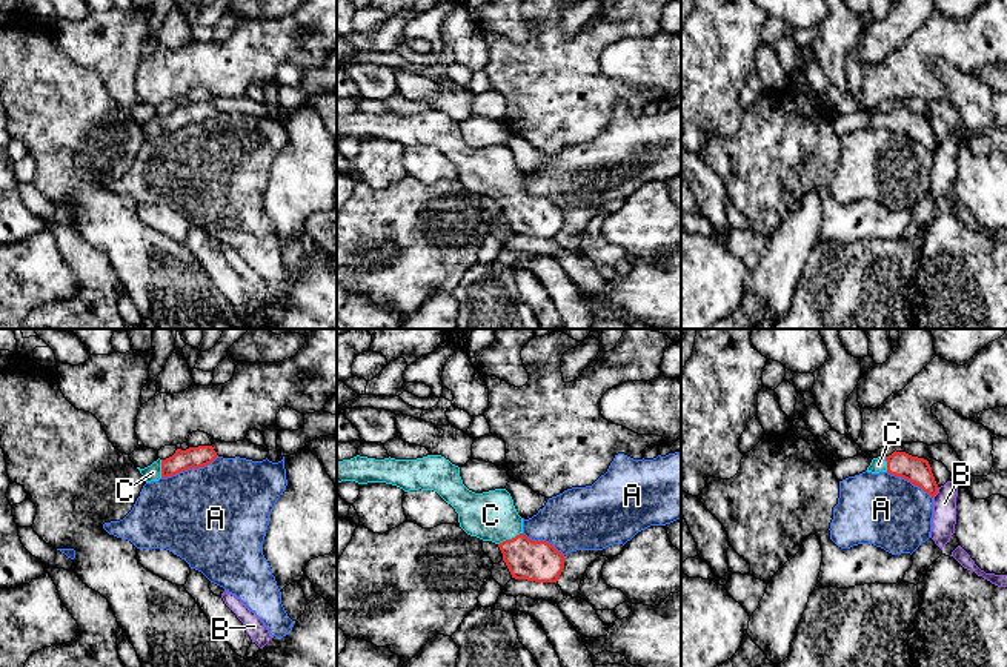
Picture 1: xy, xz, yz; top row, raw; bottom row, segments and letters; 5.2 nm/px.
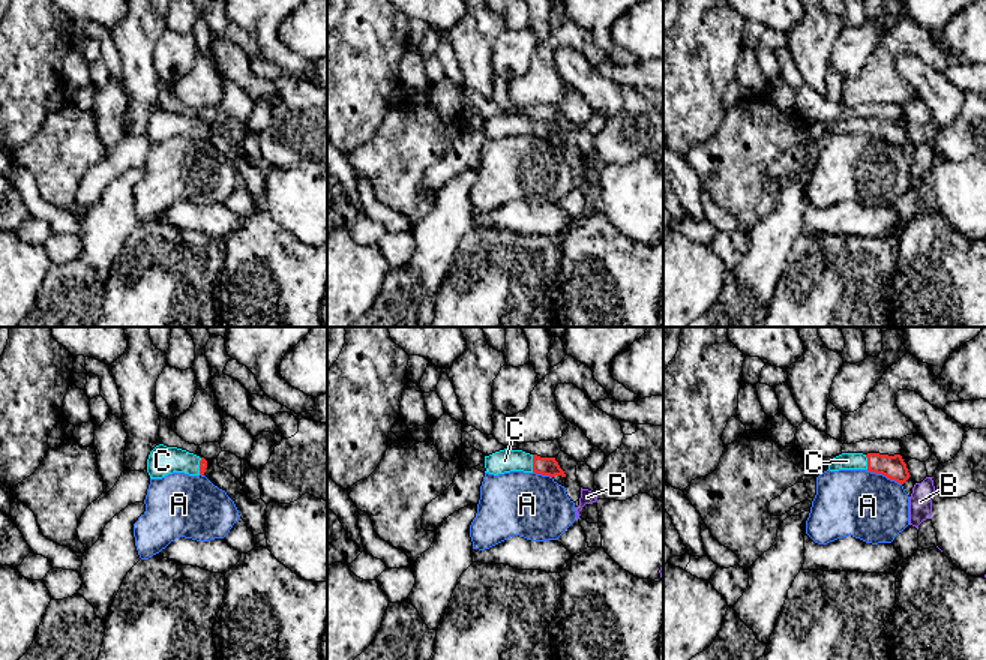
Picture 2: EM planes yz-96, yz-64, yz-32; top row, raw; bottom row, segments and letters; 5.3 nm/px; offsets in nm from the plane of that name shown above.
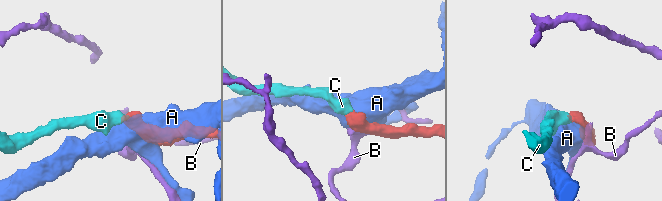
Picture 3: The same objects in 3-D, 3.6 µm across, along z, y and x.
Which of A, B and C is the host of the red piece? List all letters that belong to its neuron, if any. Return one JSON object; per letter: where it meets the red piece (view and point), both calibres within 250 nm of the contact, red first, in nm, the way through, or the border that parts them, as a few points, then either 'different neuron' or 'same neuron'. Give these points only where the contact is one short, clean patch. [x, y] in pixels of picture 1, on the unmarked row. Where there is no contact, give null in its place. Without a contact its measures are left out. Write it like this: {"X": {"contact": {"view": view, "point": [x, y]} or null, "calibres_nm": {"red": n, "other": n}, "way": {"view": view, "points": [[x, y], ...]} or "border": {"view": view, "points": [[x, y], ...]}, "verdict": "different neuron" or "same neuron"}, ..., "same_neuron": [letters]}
{"A": {"contact": {"view": "xy", "point": [189, 123]}, "calibres_nm": {"red": 110, "other": 480}, "verdict": "different neuron"}, "B": {"contact": {"view": "yz", "point": [937, 148]}, "calibres_nm": {"red": 140, "other": 130}, "verdict": "different neuron"}, "C": {"contact": {"view": "xz", "point": [509, 195]}, "calibres_nm": {"red": 220, "other": 260}, "way": {"view": "xz", "points": [[540, 217], [529, 215], [509, 195], [508, 188], [491, 171]]}, "verdict": "same neuron"}, "same_neuron": ["C"]}

